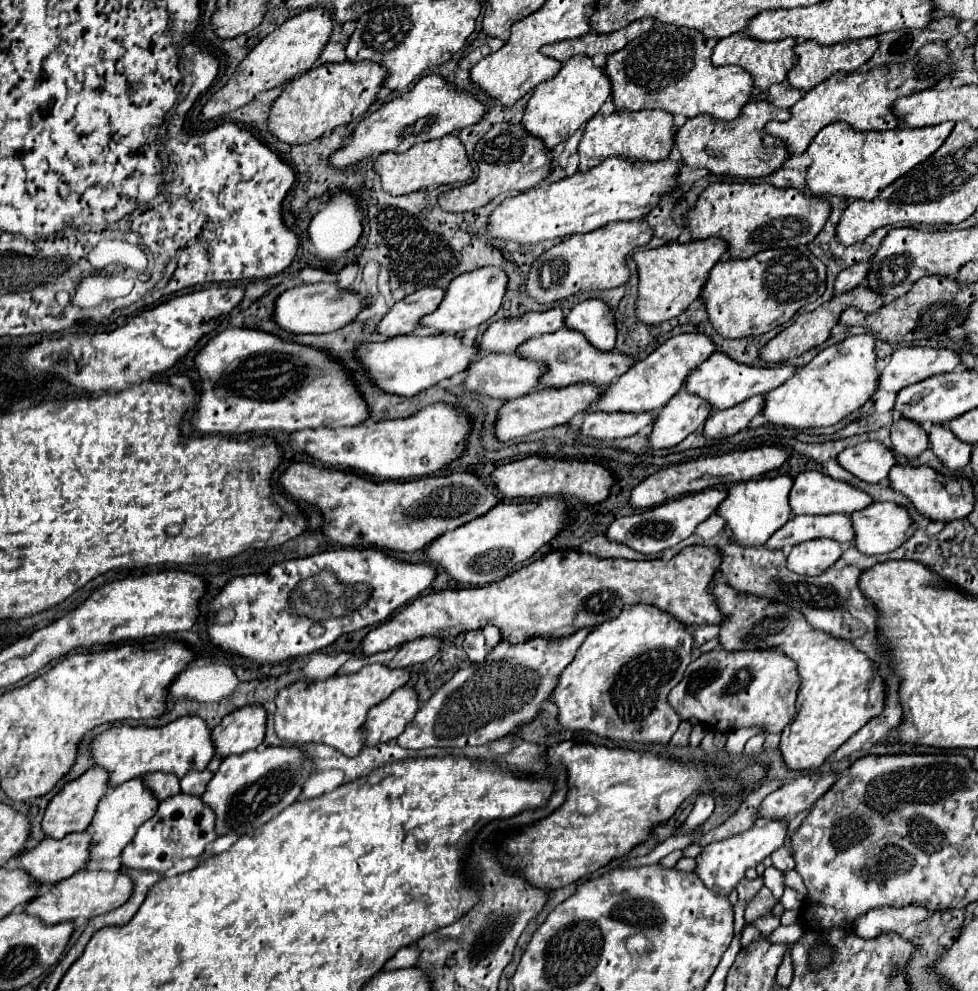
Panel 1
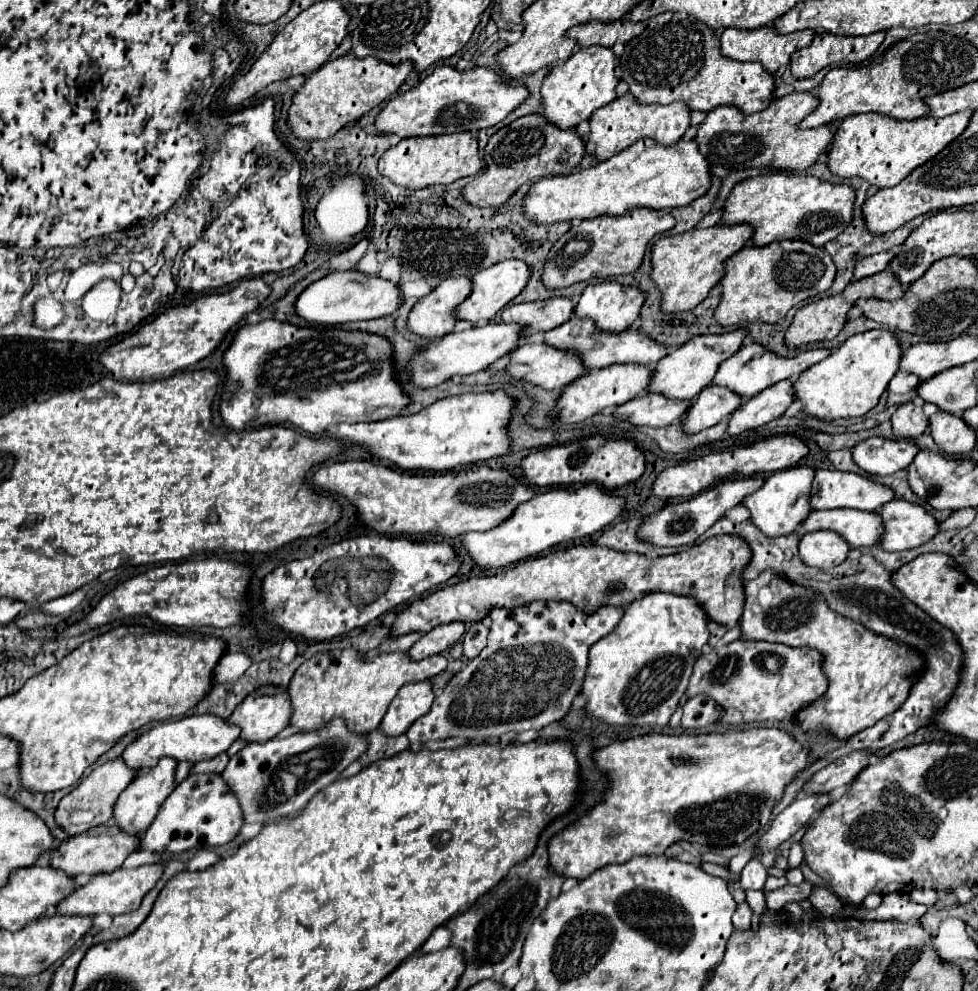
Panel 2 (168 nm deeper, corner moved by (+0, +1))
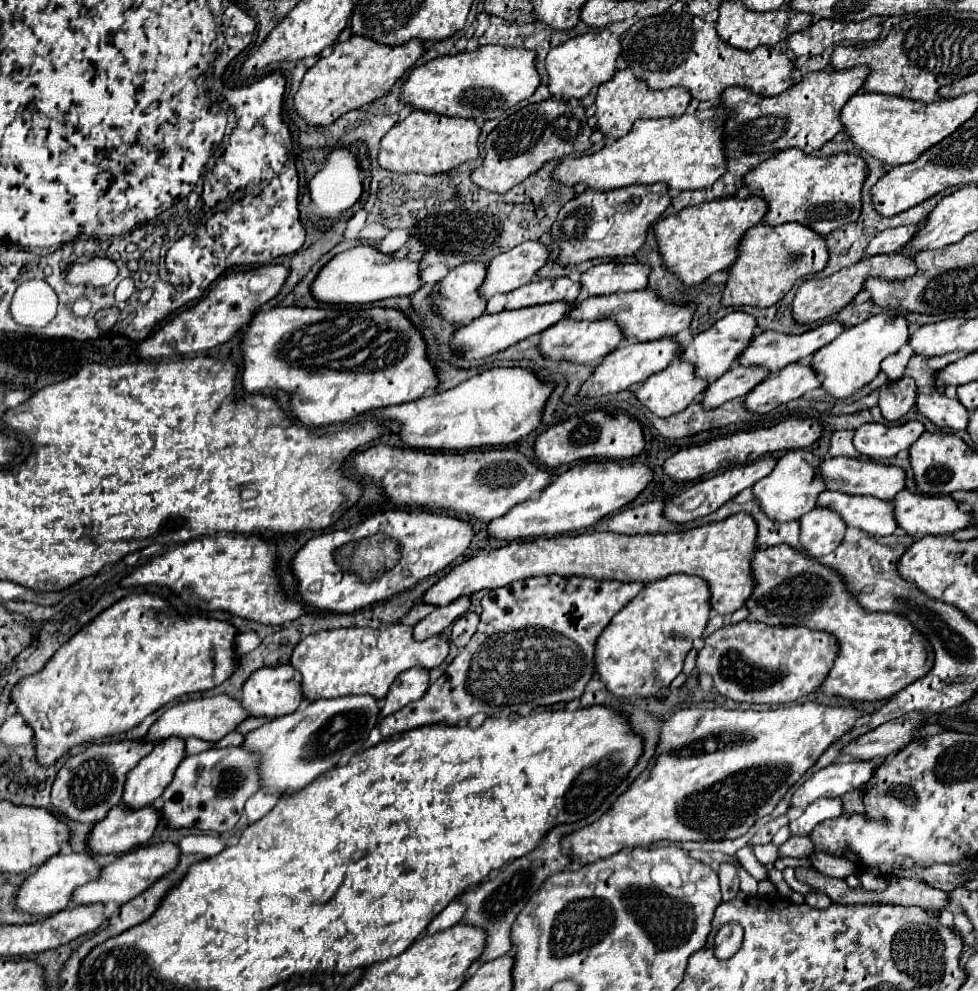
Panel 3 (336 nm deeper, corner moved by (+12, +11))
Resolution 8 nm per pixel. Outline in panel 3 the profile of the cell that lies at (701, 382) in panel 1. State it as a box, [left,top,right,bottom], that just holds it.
[739,321,843,371]

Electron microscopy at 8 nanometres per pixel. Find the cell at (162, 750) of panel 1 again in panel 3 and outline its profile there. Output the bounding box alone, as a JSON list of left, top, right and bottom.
[145,695,249,741]

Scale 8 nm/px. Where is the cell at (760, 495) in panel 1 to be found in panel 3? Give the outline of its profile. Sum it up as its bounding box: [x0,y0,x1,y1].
[753,451,825,521]

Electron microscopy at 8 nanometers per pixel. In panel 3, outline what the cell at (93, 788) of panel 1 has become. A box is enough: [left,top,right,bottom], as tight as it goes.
[51,741,155,823]

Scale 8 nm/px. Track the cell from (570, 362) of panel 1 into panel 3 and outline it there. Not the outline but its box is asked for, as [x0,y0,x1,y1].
[569,287,695,341]

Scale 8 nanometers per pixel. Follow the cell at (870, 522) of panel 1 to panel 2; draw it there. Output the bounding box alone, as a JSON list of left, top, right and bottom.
[877,499,937,551]

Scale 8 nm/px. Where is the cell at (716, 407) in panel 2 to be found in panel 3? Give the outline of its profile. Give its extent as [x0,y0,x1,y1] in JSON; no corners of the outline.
[701,365,771,409]

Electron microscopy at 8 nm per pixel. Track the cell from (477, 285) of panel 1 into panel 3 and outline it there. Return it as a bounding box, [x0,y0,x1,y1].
[481,241,551,299]

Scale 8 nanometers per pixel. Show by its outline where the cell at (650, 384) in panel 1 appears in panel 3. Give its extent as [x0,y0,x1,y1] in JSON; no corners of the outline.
[681,311,757,383]

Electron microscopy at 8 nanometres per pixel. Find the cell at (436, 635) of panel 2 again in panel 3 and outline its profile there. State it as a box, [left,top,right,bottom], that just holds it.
[415,595,471,641]

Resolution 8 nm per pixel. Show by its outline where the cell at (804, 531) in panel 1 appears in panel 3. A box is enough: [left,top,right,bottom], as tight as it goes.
[817,491,897,535]

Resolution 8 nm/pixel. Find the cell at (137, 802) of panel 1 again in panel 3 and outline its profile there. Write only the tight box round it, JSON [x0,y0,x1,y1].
[123,737,185,809]

